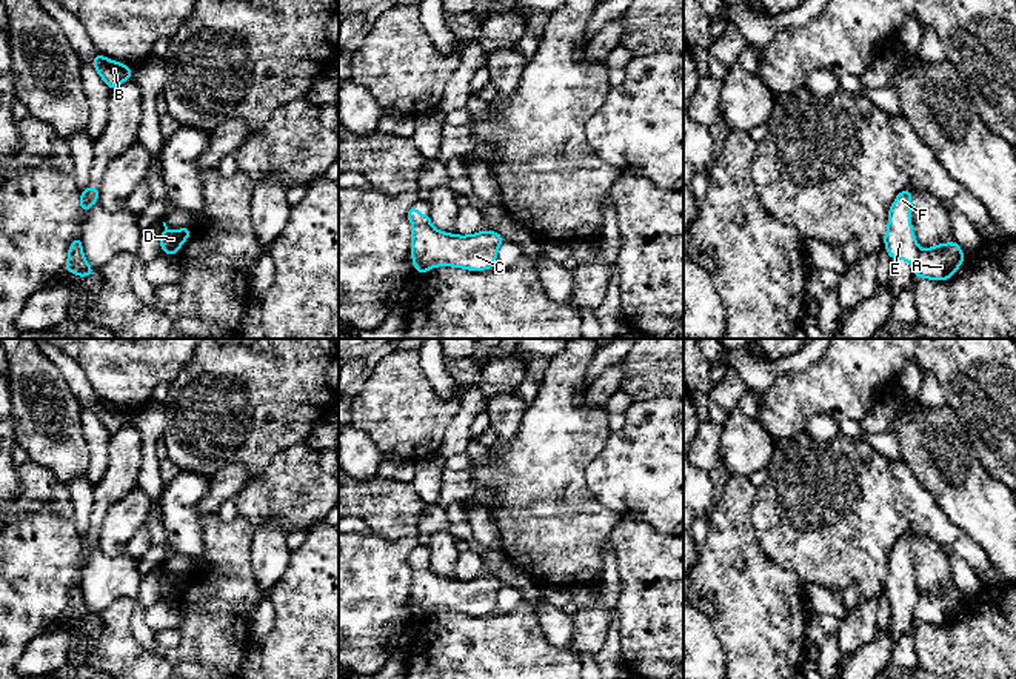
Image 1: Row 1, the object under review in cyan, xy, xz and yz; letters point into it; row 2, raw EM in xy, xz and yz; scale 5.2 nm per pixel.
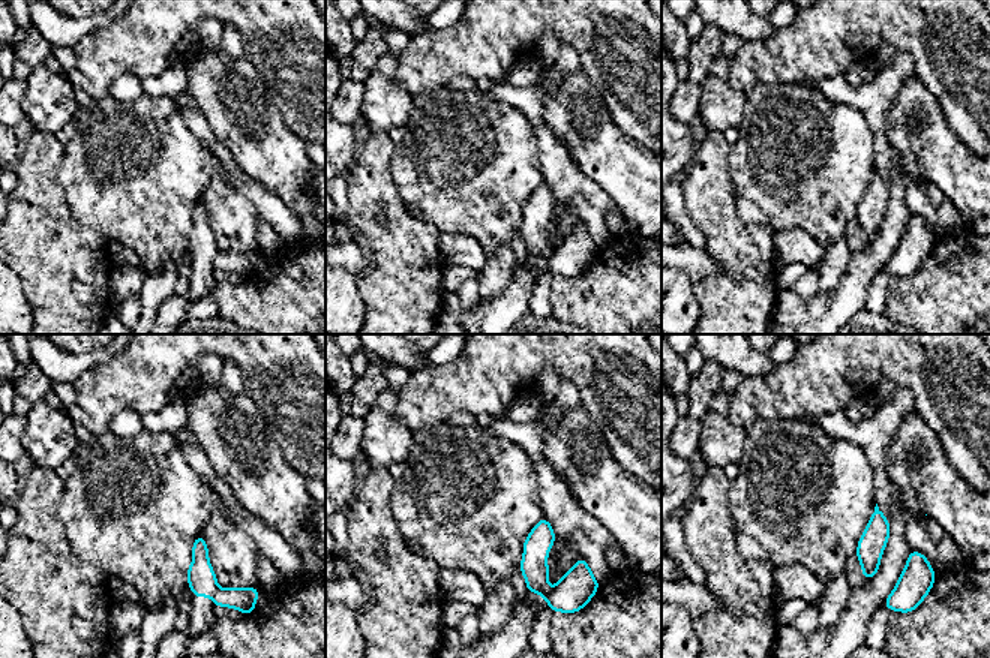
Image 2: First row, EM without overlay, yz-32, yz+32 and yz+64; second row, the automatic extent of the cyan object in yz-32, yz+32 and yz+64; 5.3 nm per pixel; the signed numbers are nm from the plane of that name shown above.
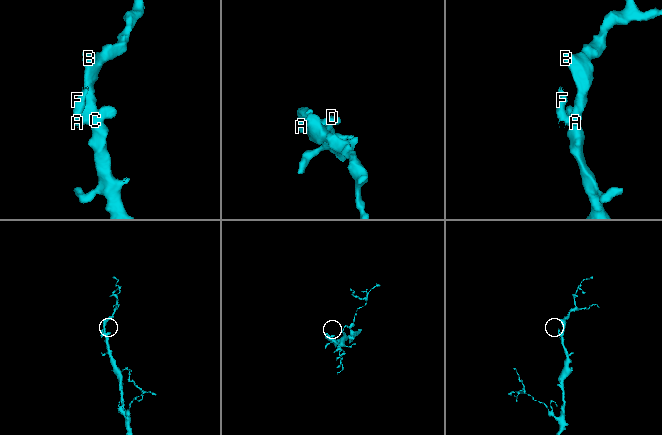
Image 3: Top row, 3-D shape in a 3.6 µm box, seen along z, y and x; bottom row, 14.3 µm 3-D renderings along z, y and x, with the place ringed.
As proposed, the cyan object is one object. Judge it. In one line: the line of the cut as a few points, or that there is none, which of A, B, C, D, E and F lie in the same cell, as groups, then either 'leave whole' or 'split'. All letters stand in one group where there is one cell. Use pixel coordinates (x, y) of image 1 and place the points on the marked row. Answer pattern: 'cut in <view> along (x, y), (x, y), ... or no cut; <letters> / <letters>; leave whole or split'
cut in yz along (921, 250), (913, 270); A B C D / E F; split

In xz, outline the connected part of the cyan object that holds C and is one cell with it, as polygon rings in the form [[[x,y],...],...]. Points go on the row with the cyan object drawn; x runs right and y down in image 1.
[[[413,225],[413,265],[420,276],[440,265],[470,271],[490,269],[496,266],[497,249],[503,242],[496,231],[456,236],[431,225]]]

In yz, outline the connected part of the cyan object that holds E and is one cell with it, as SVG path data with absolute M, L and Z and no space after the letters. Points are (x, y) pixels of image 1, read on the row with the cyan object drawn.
M905 188L897 194L888 211L888 229L884 243L890 259L902 259L914 269L914 260L921 248L911 231L911 205L910 188Z

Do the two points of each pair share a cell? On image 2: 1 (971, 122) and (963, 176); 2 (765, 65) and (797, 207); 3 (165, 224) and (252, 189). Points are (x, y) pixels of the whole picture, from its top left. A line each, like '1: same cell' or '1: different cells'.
1: different cells
2: different cells
3: different cells

